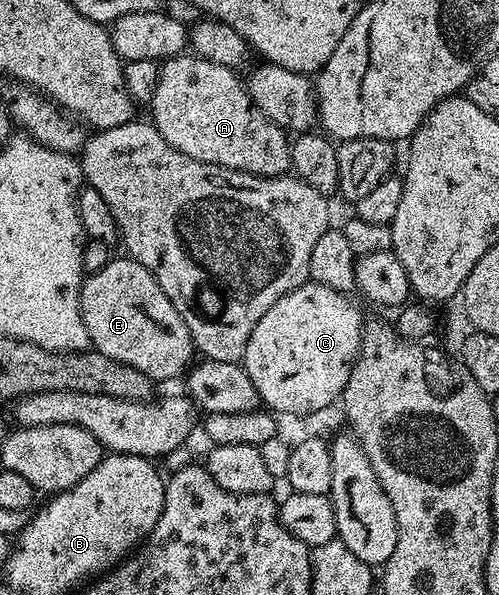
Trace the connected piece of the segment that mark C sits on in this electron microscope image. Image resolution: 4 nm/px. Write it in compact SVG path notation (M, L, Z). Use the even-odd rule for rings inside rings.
M306 283L283 295L279 303L271 303L267 315L255 323L255 331L251 331L251 339L247 339L243 364L251 383L255 383L255 391L259 391L262 402L274 414L290 413L293 417L301 417L304 413L317 413L342 400L353 362L361 350L363 332L361 313L353 299L326 285Z

